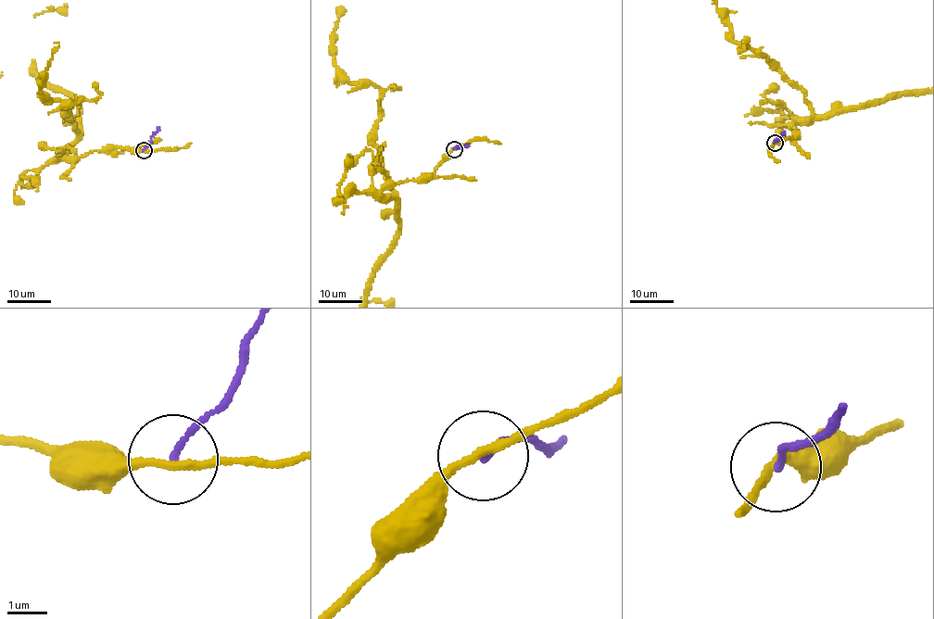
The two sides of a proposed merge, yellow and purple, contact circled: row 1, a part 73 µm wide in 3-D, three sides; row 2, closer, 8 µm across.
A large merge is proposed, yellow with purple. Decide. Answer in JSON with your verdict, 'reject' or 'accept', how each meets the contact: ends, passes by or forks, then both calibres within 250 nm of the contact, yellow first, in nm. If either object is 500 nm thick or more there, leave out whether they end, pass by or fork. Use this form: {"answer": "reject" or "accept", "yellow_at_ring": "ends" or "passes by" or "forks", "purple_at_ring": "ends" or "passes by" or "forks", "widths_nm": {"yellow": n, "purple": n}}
{"answer": "reject", "yellow_at_ring": "passes by", "purple_at_ring": "ends", "widths_nm": {"yellow": 180, "purple": 160}}

